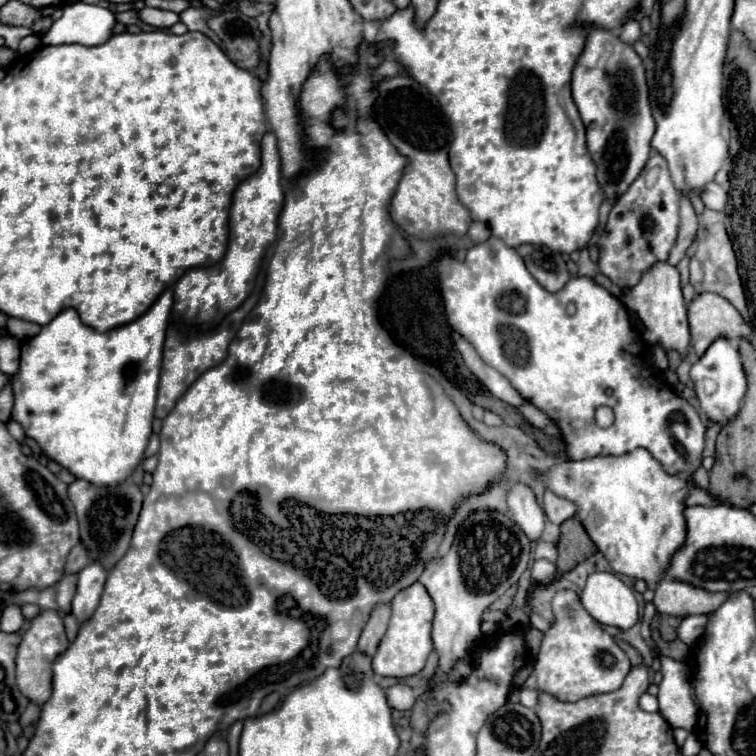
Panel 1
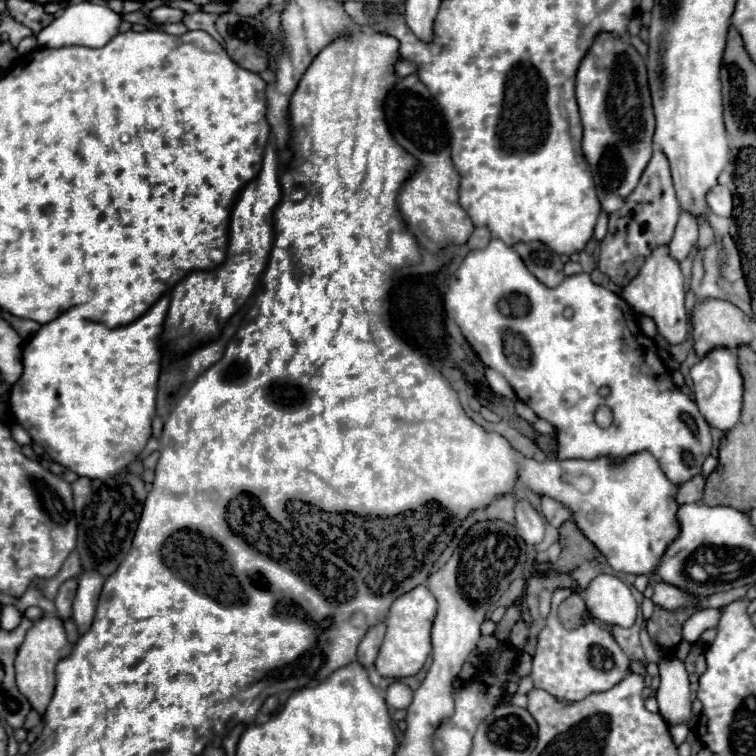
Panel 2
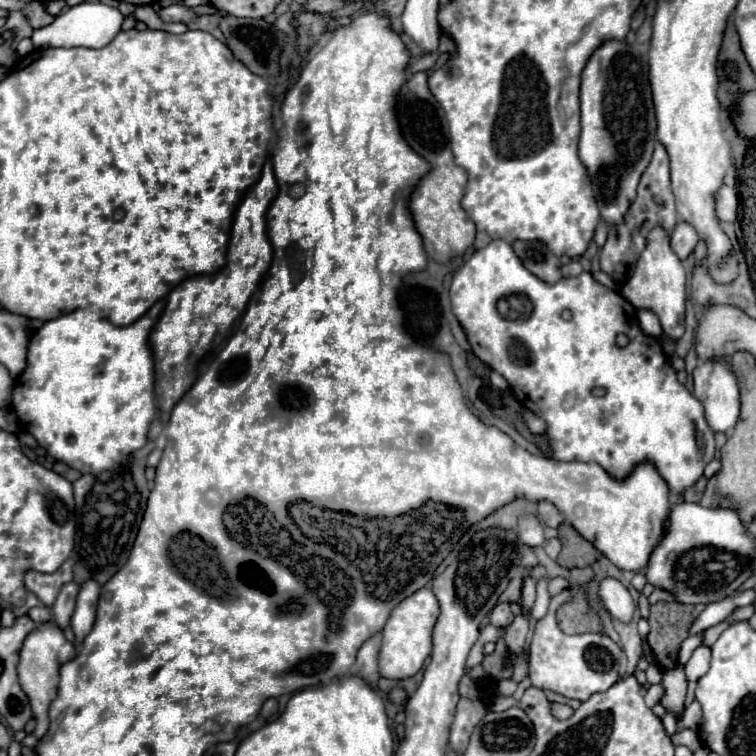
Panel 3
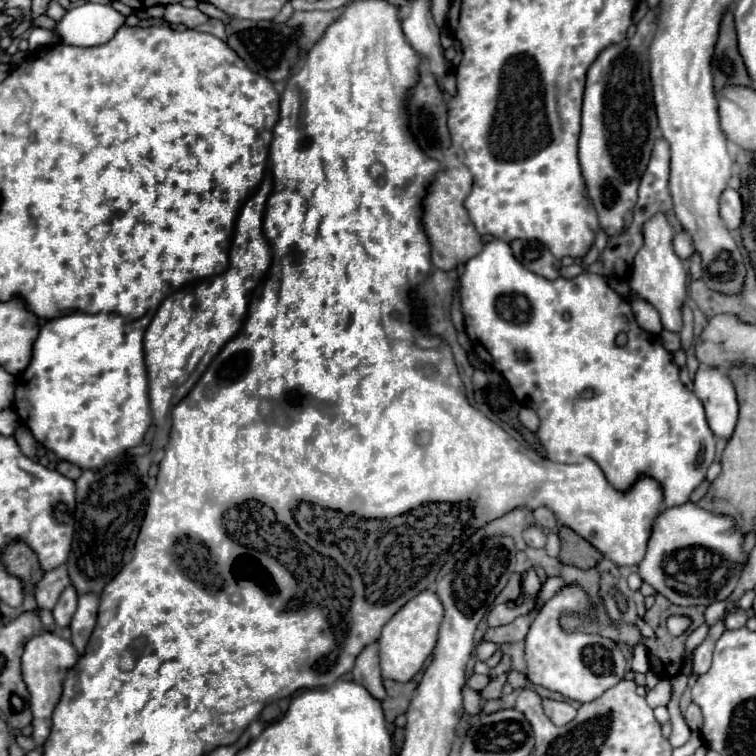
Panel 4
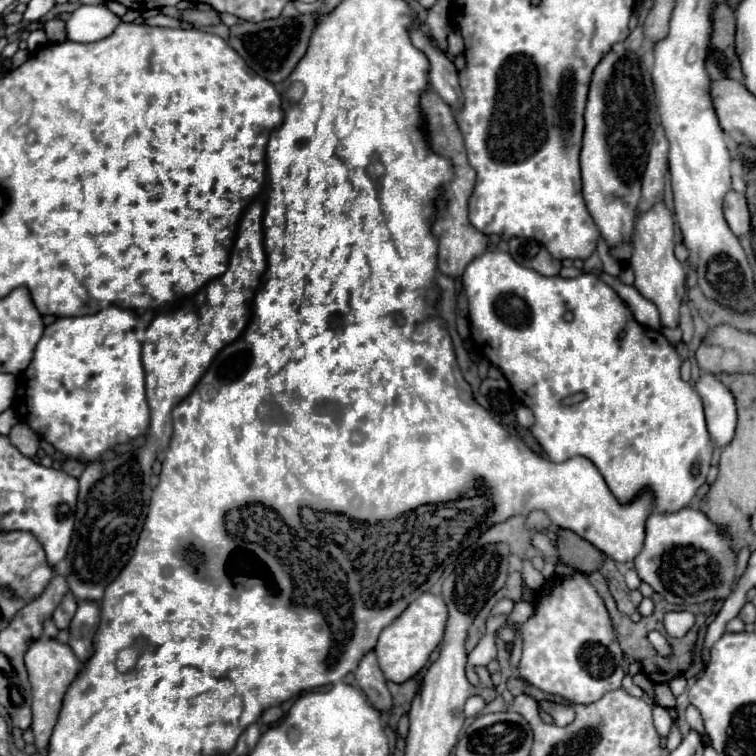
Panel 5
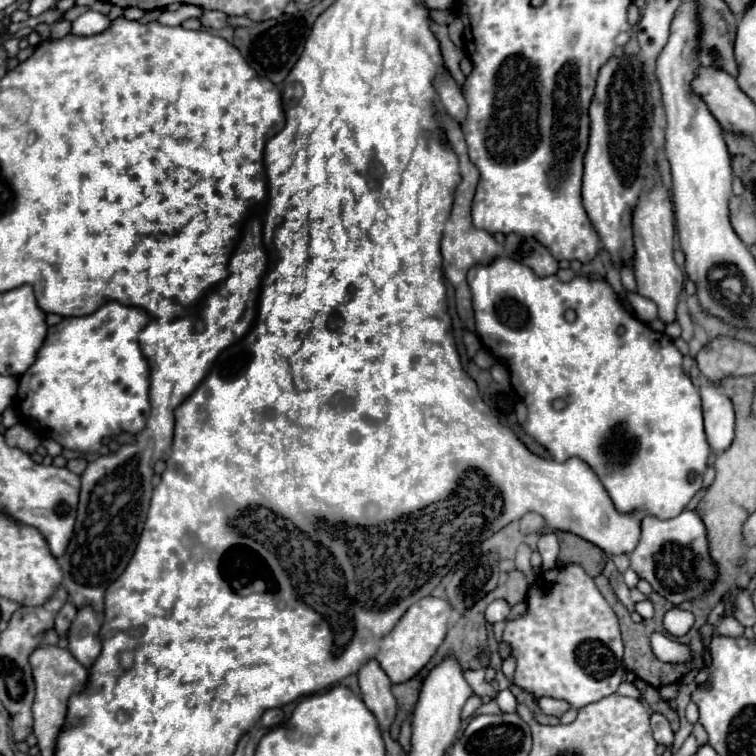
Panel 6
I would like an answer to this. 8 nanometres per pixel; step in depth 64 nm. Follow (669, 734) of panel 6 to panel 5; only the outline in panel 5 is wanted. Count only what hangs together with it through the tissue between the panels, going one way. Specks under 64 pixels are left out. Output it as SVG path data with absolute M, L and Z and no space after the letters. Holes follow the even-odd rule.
M654 706L654 726L656 726L656 730L658 730L658 734L660 734L662 738L668 736L670 726L672 726L672 718L670 718L670 714L668 714L666 708Z

